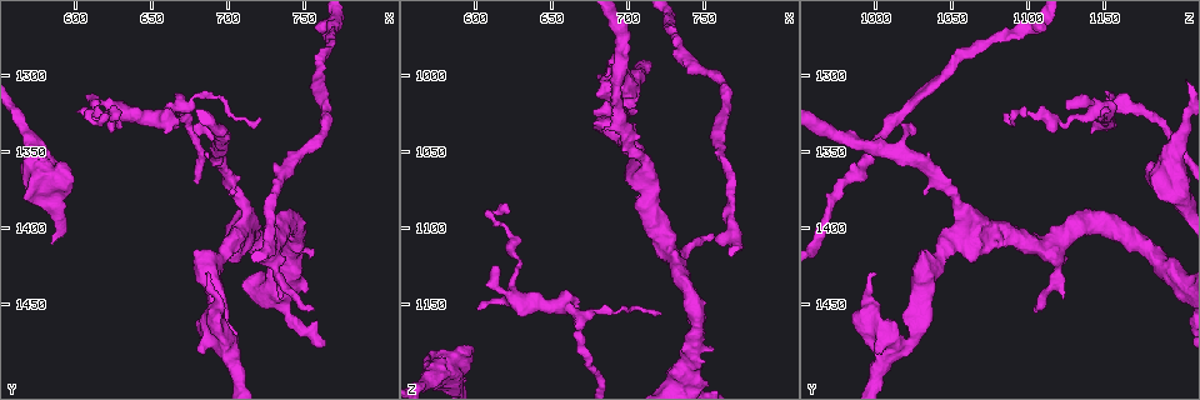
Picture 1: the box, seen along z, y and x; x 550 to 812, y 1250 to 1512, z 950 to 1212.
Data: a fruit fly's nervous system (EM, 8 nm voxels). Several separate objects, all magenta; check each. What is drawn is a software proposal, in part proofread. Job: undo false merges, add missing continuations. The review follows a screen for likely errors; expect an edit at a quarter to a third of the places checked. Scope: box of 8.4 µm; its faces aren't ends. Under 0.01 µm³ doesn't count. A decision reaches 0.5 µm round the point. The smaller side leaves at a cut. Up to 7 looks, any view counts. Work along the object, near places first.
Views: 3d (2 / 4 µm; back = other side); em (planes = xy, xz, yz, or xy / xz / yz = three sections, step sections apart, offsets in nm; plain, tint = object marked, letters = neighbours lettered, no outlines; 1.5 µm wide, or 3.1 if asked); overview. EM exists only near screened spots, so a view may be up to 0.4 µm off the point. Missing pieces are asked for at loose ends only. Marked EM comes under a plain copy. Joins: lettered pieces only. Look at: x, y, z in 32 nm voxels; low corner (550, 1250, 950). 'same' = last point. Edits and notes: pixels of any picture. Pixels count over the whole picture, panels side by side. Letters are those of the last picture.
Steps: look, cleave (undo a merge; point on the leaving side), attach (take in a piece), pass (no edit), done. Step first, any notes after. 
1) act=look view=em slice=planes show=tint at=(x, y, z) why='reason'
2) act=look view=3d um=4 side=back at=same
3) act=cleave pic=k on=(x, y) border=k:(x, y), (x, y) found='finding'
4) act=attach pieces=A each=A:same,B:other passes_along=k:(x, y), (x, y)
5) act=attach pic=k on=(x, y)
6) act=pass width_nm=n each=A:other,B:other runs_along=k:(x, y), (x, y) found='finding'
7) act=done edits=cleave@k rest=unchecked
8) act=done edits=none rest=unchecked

act=look view=3d um=4 side=back at=(698, 1478, 1012) why='a fork'

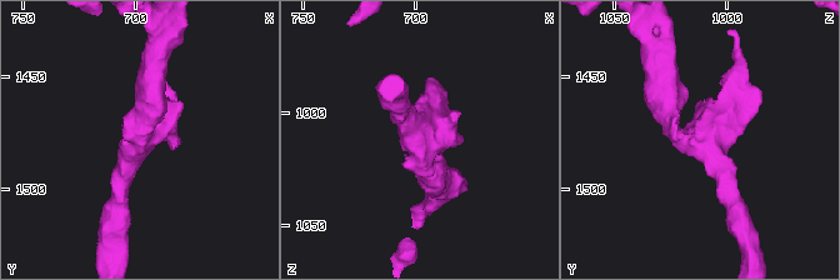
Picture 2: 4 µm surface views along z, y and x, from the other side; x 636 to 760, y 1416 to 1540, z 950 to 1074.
act=look view=em slice=planes show=letters at=(698, 1478, 1011) arms=3 arm_widths_nm=300,380,400

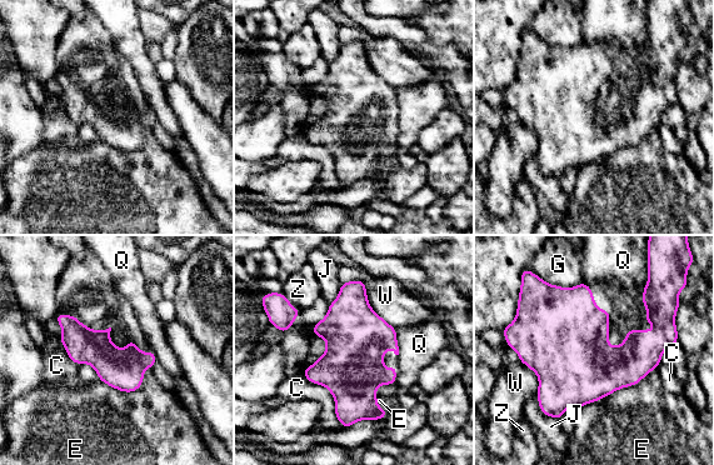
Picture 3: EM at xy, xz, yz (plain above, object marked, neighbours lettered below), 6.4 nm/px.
act=pass width_nm=400 each=C:other,E:other,G:other,J:other,Q:other,W:other,Z:other border=3:(657, 366), (637, 384), (577, 409) found='one neuron here'

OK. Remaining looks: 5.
act=look view=em slice=xz step=4 show=tint at=(668, 1320, 1160) why='three arms meet'

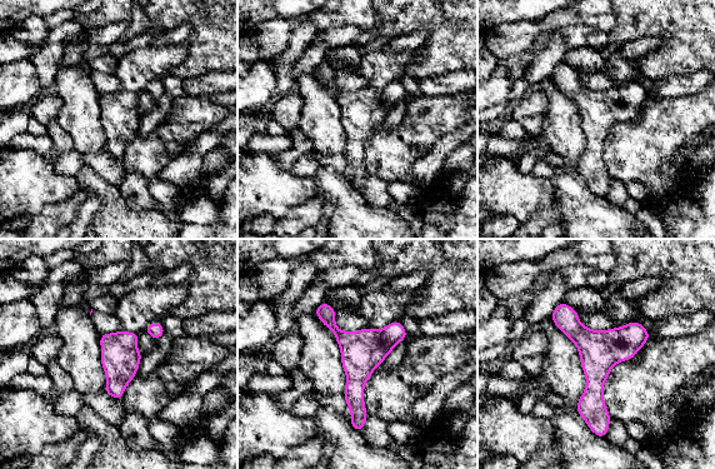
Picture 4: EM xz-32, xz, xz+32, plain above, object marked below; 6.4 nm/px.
act=look view=em slice=planes show=letters at=same why='another direction'

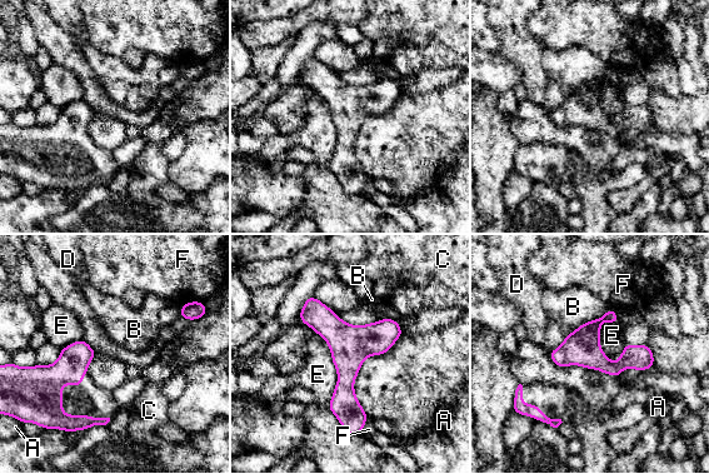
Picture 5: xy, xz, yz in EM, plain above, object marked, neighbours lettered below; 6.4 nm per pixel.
act=pass each=A:other,B:other,C:other,D:other,E:other,F:other runs_along=5:(310, 300), (345, 343), (357, 429) found='continuous, no second neuron'

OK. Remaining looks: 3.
act=look view=em slice=planes show=letters at=(620, 1326, 1090)

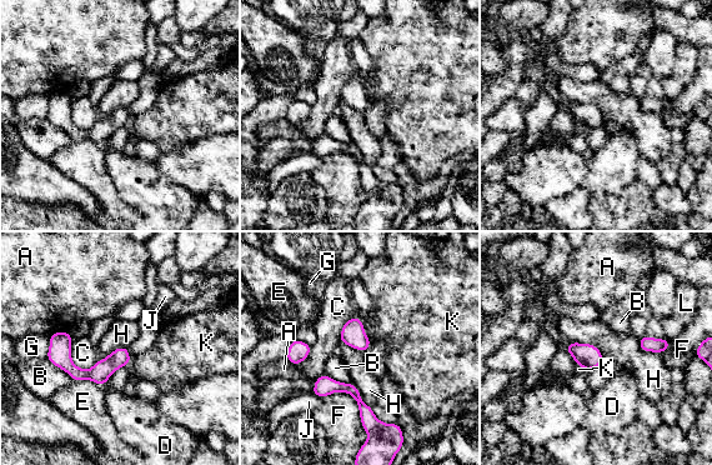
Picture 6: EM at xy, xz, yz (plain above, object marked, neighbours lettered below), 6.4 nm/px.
act=pass width_nm=130 each=A:other,B:other,C:other,D:other,E:other,F:other,G:other,H:other,J:other,K:other,L:other found='no lettered piece goes on from it'

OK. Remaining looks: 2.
act=done edits=none rest=unchecked

